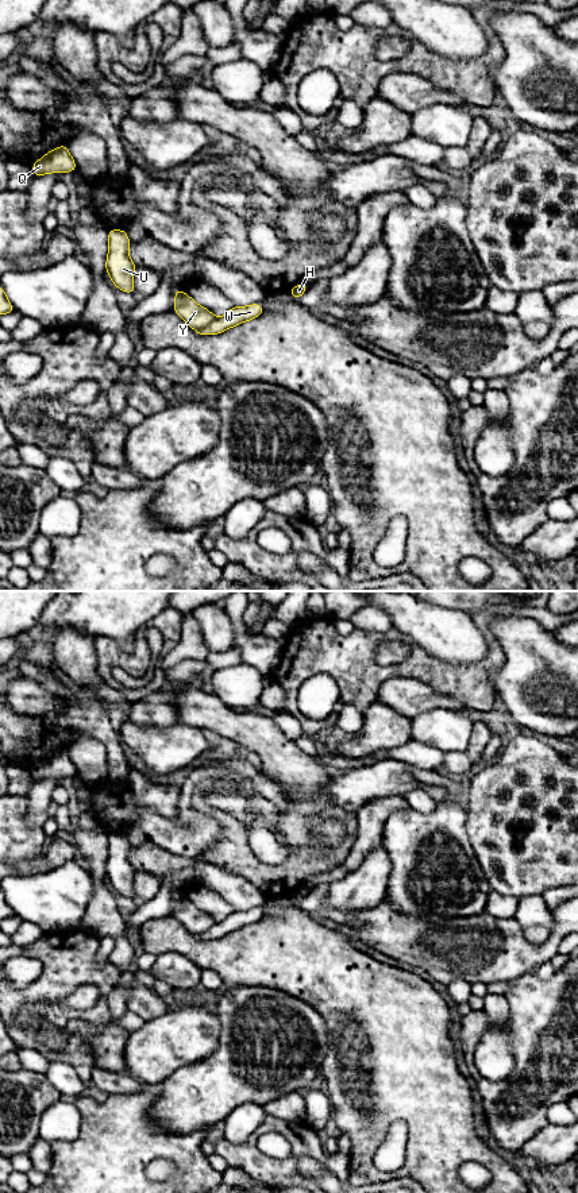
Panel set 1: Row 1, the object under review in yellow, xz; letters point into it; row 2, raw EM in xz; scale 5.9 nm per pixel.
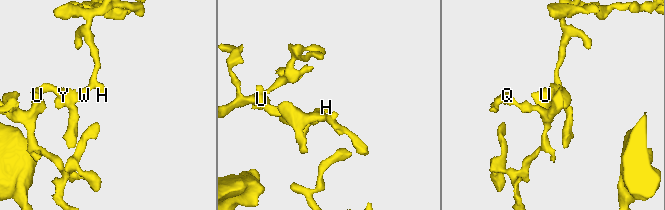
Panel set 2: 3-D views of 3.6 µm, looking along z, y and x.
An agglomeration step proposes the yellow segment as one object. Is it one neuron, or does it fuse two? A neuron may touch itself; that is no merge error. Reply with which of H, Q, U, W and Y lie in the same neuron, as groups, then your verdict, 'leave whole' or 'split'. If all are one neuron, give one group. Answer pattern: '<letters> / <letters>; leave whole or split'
H W / Q U Y; split

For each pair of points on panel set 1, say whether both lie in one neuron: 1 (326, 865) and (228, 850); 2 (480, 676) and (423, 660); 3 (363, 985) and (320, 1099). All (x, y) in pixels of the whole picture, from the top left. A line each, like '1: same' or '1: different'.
1: same
2: same
3: different

